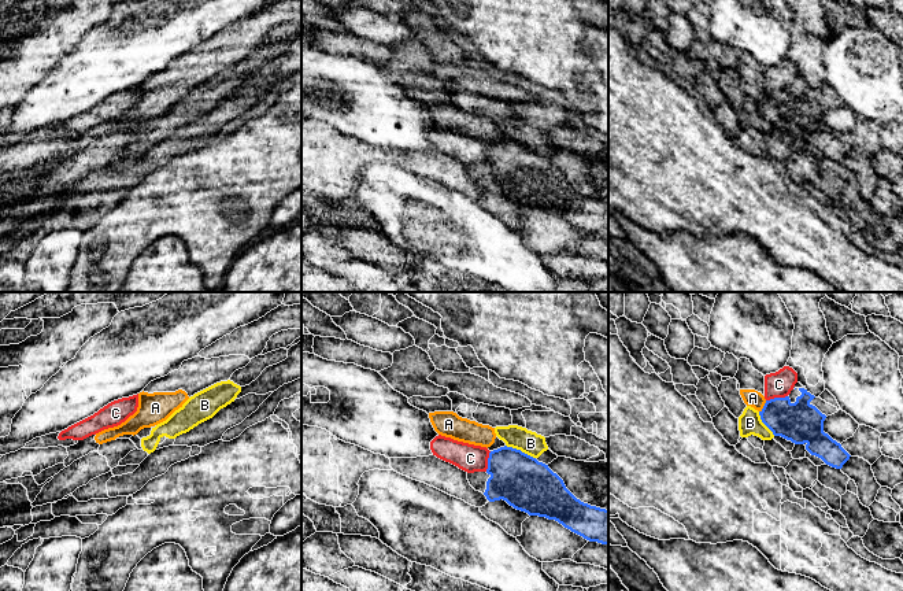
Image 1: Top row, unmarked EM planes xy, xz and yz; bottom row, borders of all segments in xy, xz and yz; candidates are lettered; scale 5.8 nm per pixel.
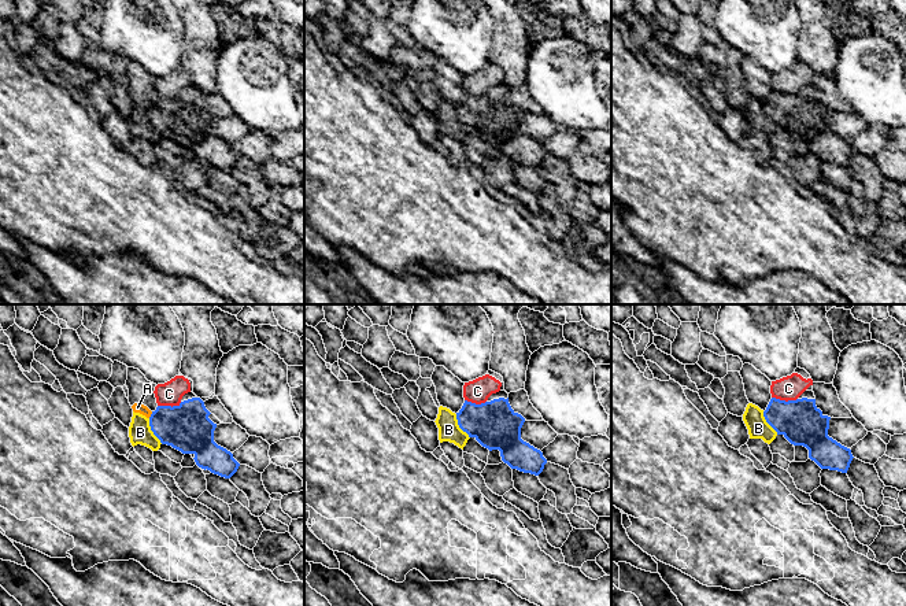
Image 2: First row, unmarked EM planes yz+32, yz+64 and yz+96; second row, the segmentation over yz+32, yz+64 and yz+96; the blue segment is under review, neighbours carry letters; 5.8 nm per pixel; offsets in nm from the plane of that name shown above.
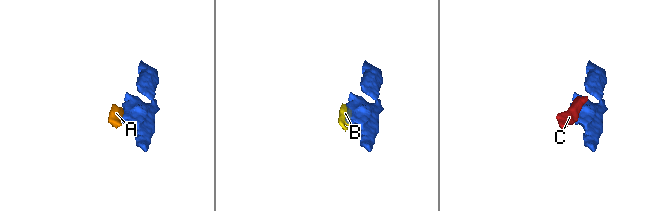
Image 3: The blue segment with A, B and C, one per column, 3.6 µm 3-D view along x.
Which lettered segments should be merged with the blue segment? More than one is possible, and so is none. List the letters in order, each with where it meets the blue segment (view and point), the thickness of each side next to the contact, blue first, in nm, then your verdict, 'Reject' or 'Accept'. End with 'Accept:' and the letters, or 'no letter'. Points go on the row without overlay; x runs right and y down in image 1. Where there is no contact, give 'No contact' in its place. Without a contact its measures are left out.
A: Touches blue at yz (763, 99). Thickness 240 nm (blue) against 100 nm. Reject
B: Touches blue at xz (520, 143). Thickness 300 nm (blue) against 140 nm. Reject
C: Touches blue at yz (776, 91). Thickness 240 nm (blue) against 150 nm. Reject
Accept: no letter

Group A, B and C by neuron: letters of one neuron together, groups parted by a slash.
A / B / C

